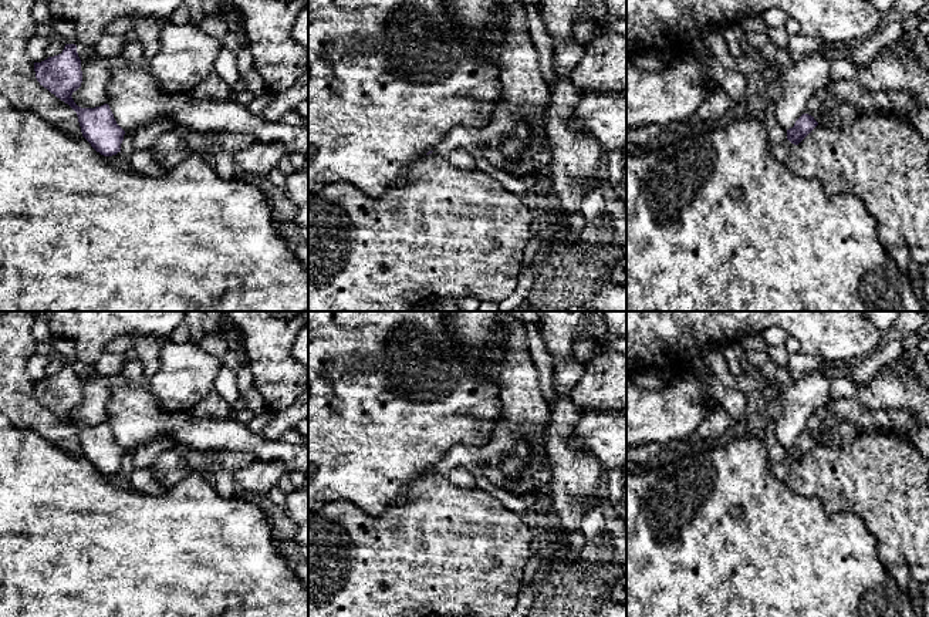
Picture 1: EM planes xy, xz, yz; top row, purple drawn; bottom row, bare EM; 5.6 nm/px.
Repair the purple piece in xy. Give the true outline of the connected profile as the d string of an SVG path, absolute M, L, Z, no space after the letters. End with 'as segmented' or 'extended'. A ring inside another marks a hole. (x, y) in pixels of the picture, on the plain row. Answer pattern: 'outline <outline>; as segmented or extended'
outline M65 363L61 372L34 381L34 390L40 404L77 431L82 455L97 471L104 475L121 471L125 449L116 442L109 424L81 426L71 415L82 401L81 378L75 363Z; as segmented

